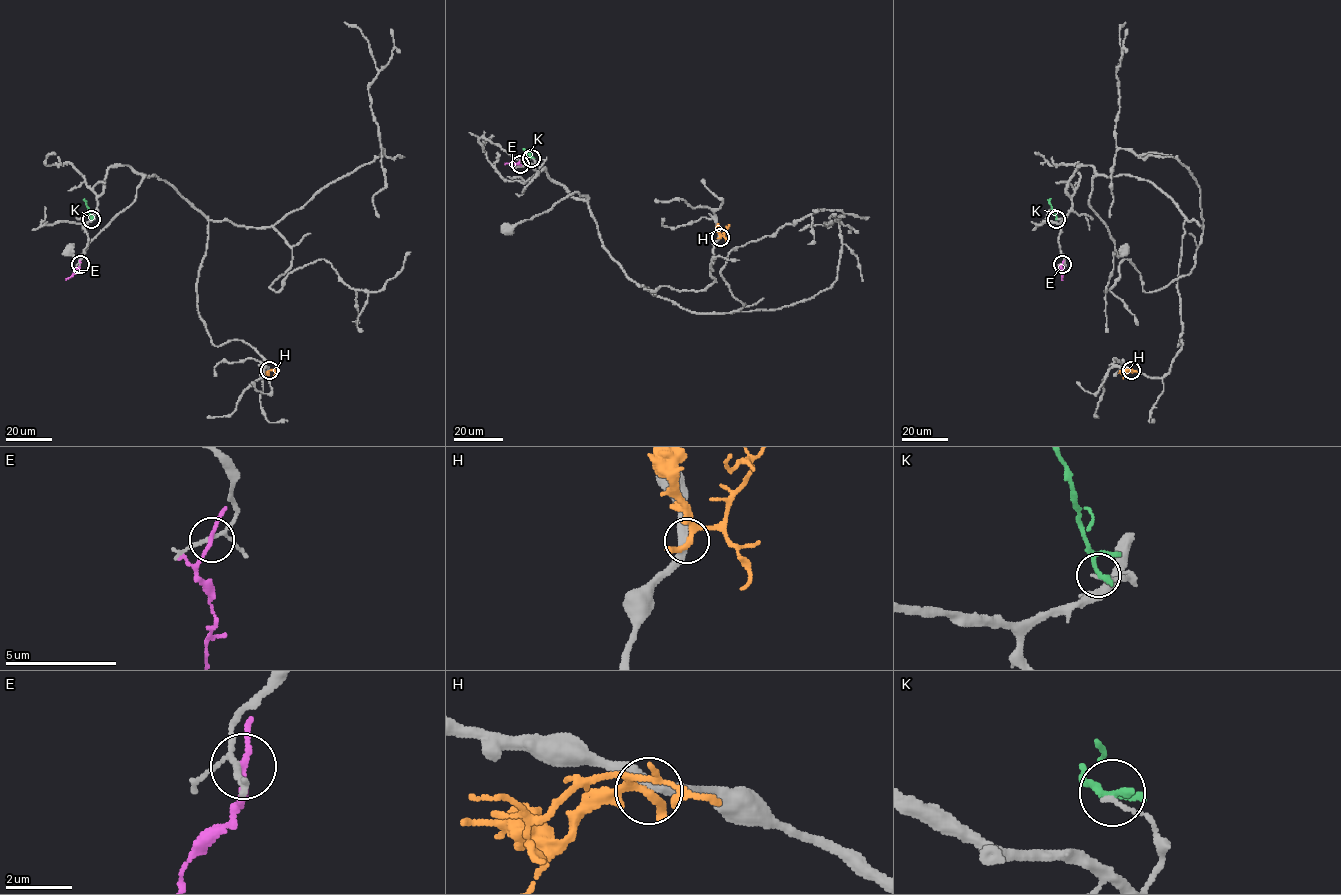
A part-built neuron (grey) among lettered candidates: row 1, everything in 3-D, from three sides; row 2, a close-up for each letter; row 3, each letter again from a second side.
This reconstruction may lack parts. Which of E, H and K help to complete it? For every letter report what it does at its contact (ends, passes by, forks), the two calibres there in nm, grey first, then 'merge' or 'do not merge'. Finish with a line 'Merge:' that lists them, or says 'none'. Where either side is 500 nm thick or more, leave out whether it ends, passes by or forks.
E: it passes by; 120 nm thick on the grey side, 150 nm on the other; do not merge
H: it forks there; 360 nm thick on the grey side, 190 nm on the other; do not merge
K: it passes by; 110 nm thick on the grey side, 200 nm on the other; do not merge
Merge: none

